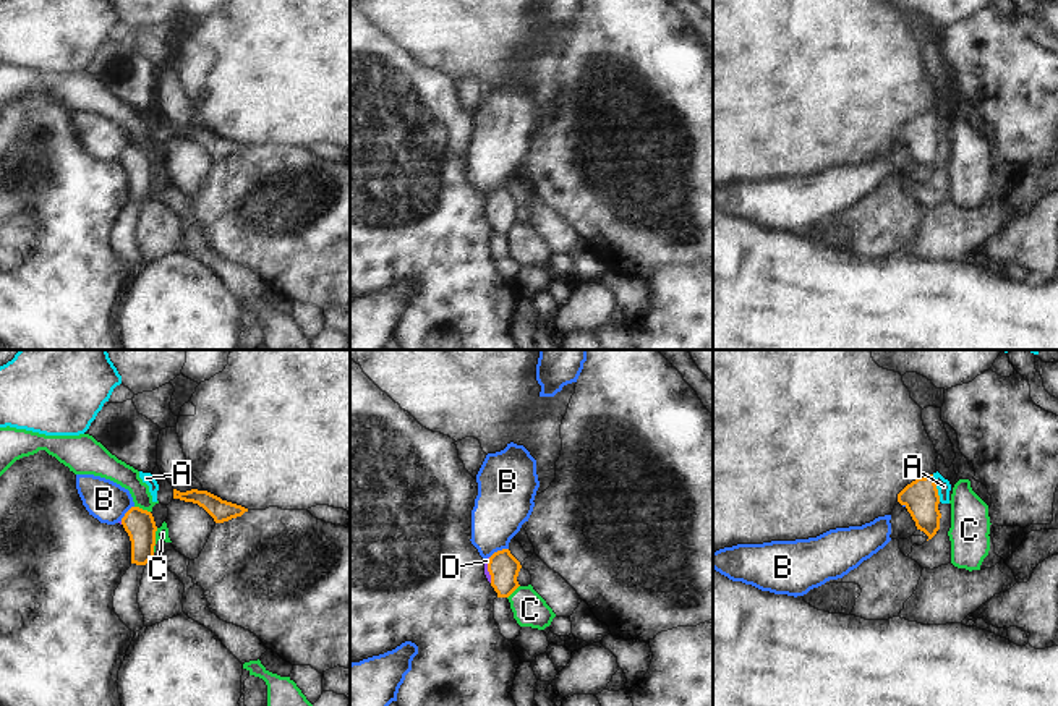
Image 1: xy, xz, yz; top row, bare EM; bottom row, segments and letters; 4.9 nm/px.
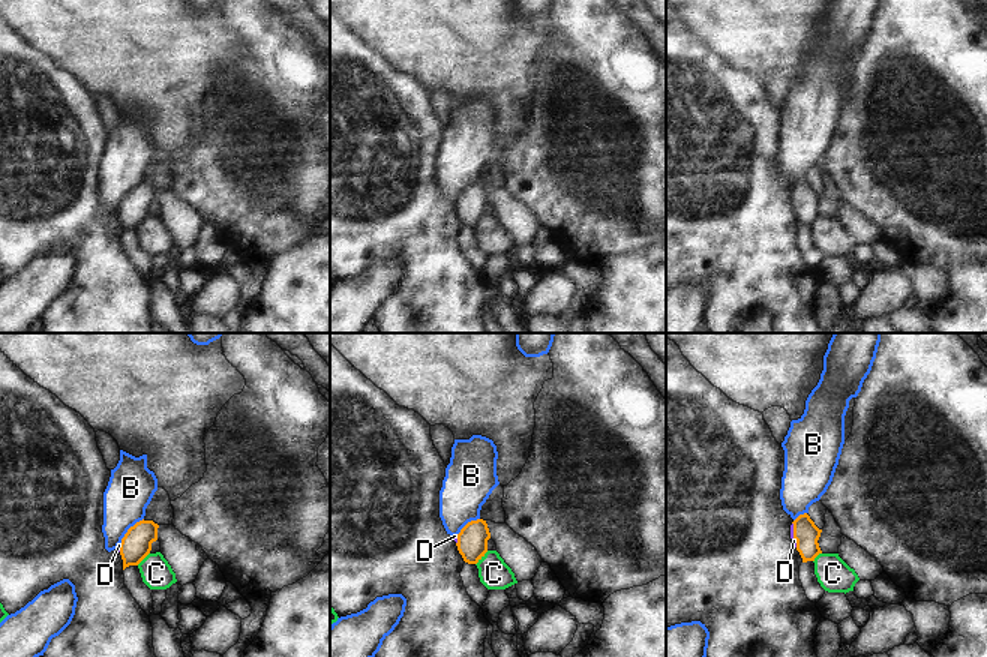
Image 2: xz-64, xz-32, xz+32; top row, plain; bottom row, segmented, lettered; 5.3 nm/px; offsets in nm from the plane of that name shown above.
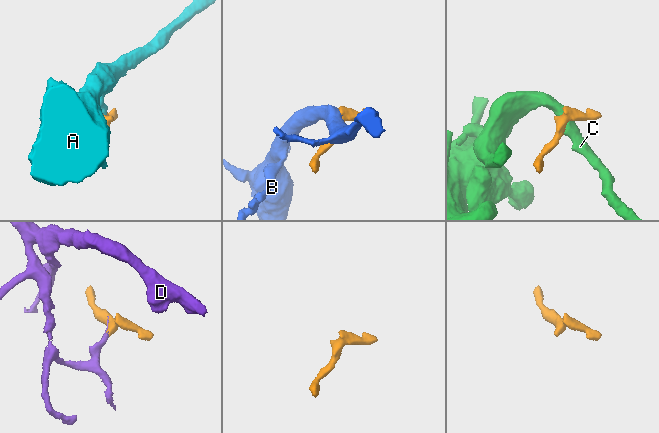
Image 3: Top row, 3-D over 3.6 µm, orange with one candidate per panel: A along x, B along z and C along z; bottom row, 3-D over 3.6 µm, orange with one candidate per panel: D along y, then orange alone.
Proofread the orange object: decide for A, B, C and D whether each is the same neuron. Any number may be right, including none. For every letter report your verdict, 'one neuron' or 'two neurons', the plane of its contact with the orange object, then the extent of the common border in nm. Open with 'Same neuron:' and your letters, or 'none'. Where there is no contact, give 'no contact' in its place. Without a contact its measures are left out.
Same neuron: D
A: two neurons; meets orange in yz; contact 140 nm long
B: two neurons; meets orange in xz; contact 110 nm long
C: two neurons; meets orange in xy; contact 120 nm long
D: one neuron; meets orange in xz; contact 130 nm long

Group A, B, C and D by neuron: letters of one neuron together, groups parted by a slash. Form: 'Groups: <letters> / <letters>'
Groups: A / B / C / D

